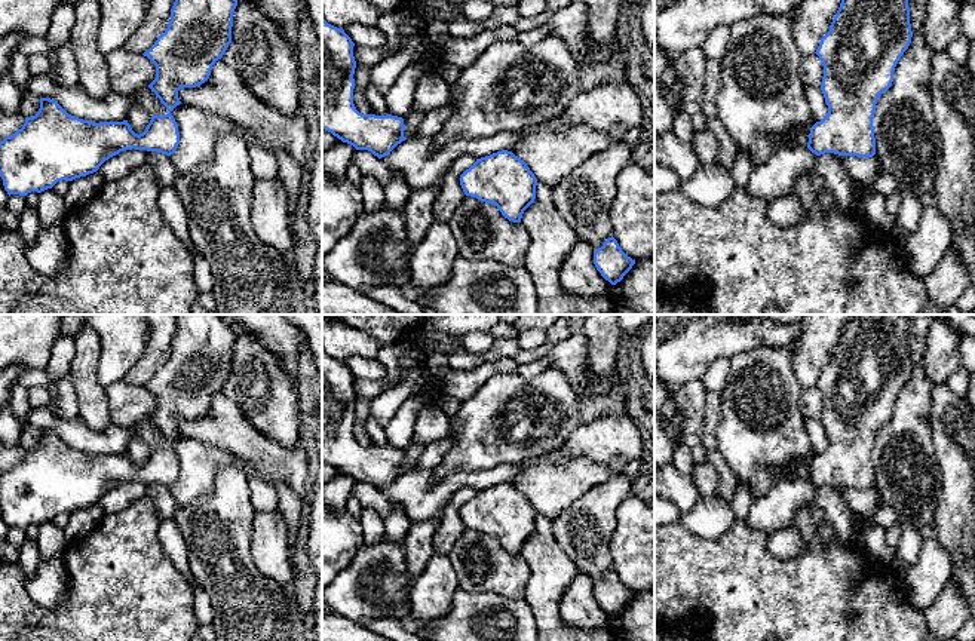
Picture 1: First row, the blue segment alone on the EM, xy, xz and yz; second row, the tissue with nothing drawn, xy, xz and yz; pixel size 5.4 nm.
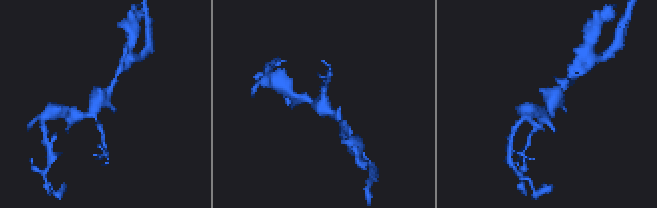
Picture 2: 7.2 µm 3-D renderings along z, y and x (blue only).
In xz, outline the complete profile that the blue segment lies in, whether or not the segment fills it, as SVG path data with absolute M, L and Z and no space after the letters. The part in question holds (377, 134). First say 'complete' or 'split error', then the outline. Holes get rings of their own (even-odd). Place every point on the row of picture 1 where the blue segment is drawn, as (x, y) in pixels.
complete; M322 16L322 129L378 159L405 141L404 119L362 114L353 104L355 43Z

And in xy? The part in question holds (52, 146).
complete; M40 98L36 116L25 117L25 123L13 135L0 141L0 177L7 194L27 196L42 193L58 181L73 181L99 169L110 157L123 150L147 150L166 156L175 153L180 144L178 125L171 113L151 116L142 134L135 134L123 122L89 122L68 114L55 99Z

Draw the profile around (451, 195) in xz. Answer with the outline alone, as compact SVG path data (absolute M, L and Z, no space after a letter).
M462 154L456 159L450 171L447 172L442 187L433 205L433 220L439 220L448 224L451 214L464 200L466 194L460 185L460 175L469 169L476 159L470 154Z

